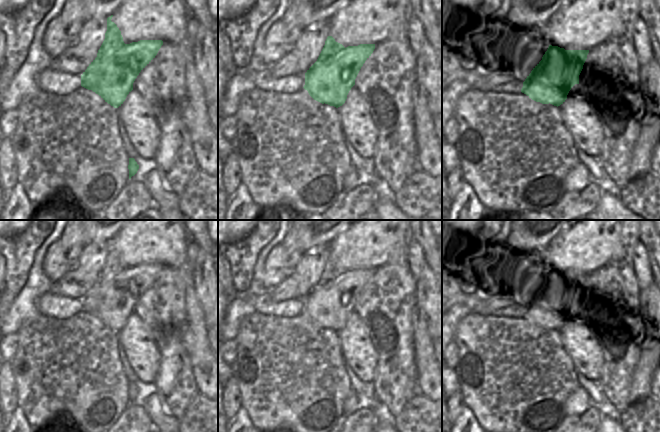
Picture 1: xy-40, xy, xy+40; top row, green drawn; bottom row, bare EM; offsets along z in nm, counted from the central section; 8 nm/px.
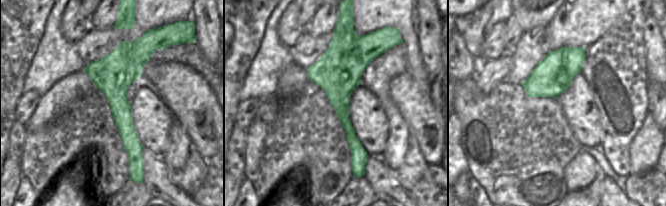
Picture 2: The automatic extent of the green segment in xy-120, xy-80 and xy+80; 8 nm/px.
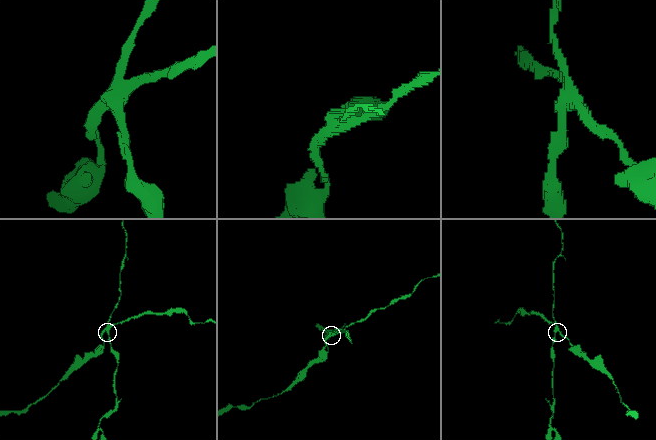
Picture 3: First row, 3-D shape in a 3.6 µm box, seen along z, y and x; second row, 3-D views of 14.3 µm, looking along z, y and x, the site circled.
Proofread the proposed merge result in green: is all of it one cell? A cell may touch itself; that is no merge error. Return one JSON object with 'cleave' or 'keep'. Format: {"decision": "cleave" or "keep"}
{"decision": "cleave"}

